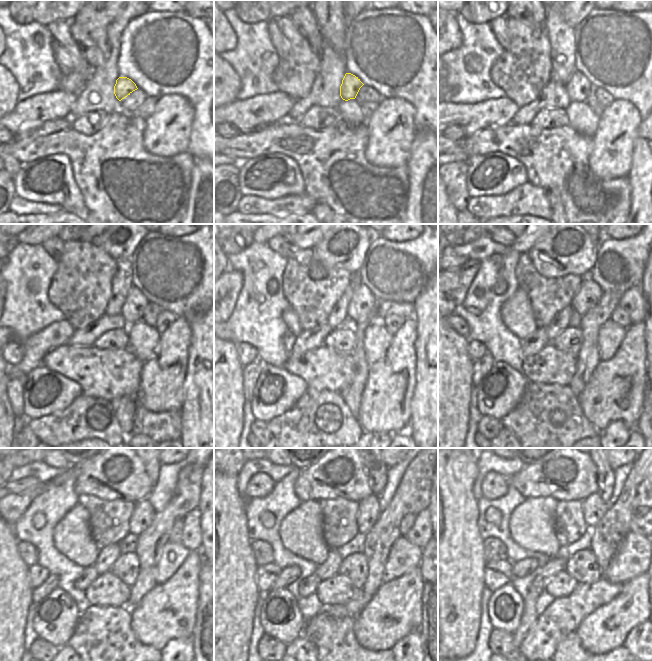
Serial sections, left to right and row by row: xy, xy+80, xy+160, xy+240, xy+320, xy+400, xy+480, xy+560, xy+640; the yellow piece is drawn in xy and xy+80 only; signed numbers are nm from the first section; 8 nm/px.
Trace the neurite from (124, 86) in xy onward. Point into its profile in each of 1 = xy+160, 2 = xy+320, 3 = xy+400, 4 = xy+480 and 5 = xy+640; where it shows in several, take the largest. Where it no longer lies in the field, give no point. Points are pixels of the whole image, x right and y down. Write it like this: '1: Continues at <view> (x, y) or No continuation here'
1: Continues at xy+160 (578, 87)
2: Continues at xy+320 (363, 304)
3: Continues at xy+400 (589, 293)
4: Continues at xy+480 (143, 513)
5: Continues at xy+640 (593, 507).

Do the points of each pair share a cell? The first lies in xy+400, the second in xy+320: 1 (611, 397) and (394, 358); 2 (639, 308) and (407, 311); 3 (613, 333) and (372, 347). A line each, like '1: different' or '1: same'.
1: same
2: same
3: same

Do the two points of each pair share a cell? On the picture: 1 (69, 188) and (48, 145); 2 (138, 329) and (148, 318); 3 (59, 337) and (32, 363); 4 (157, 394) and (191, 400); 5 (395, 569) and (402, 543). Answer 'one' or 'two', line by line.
1: two
2: two
3: one
4: two
5: one

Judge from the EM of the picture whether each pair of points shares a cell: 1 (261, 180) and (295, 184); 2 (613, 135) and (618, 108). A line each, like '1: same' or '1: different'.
1: same
2: same

